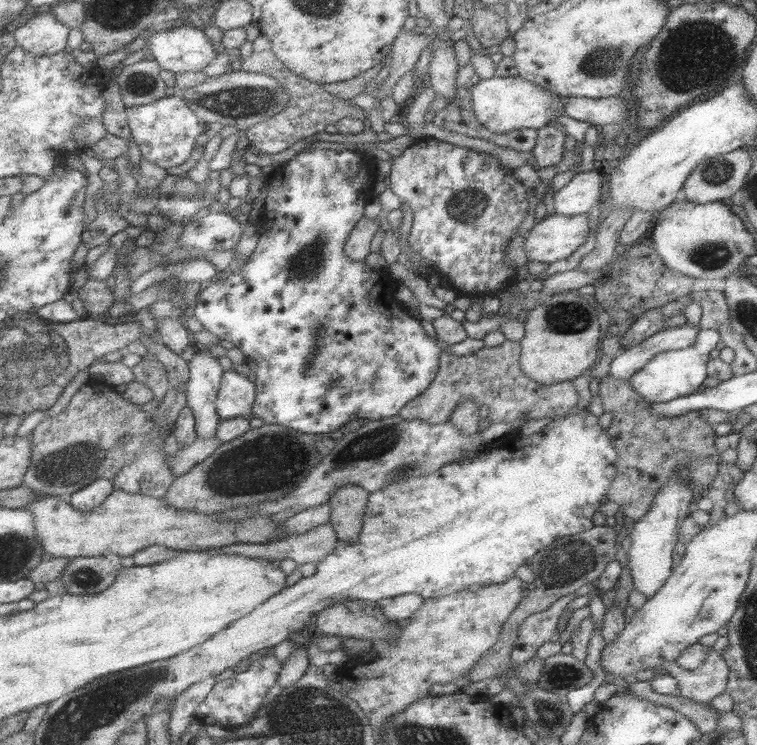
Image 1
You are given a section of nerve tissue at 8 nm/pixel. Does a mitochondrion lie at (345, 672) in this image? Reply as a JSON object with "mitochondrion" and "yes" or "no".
{"mitochondrion":"no"}

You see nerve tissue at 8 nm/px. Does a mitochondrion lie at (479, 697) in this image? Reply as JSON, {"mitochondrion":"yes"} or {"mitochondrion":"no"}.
{"mitochondrion":"no"}

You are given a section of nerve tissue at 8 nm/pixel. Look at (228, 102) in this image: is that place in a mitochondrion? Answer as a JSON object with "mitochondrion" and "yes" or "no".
{"mitochondrion":"yes"}

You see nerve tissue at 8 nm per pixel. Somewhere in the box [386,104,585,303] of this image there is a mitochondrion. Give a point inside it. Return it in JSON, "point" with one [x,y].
{"point":[472,204]}

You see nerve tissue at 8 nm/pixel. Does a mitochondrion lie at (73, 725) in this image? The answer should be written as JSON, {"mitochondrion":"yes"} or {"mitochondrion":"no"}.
{"mitochondrion":"yes"}

